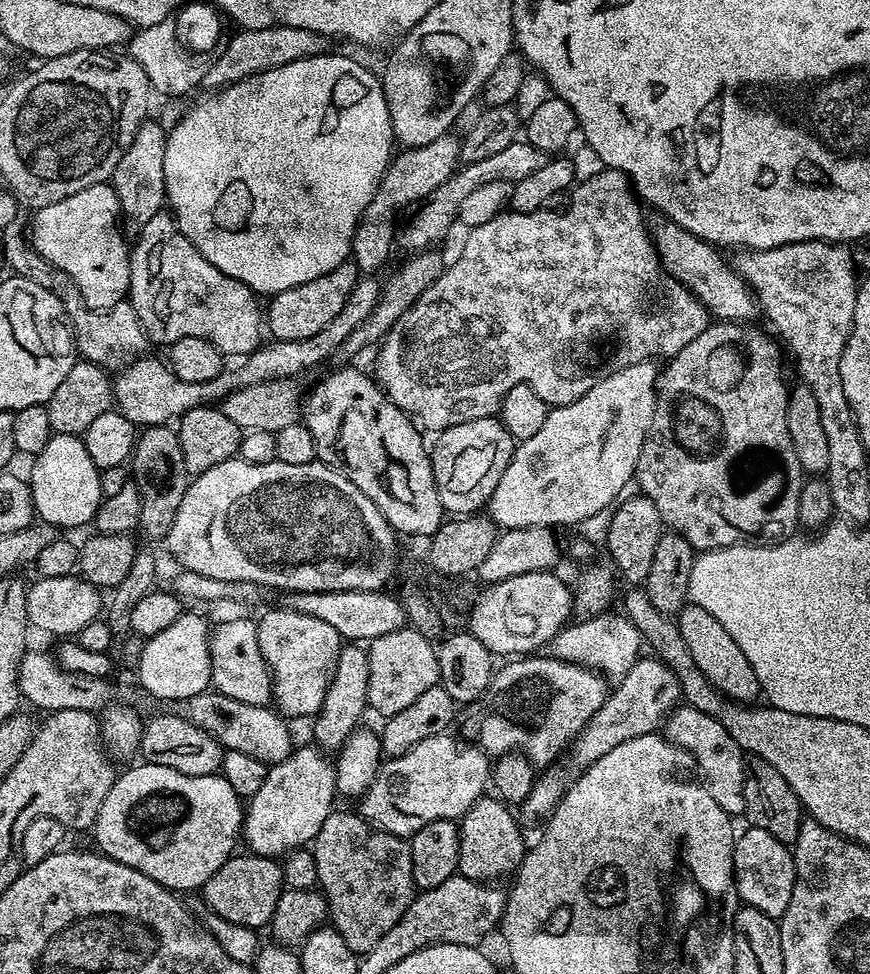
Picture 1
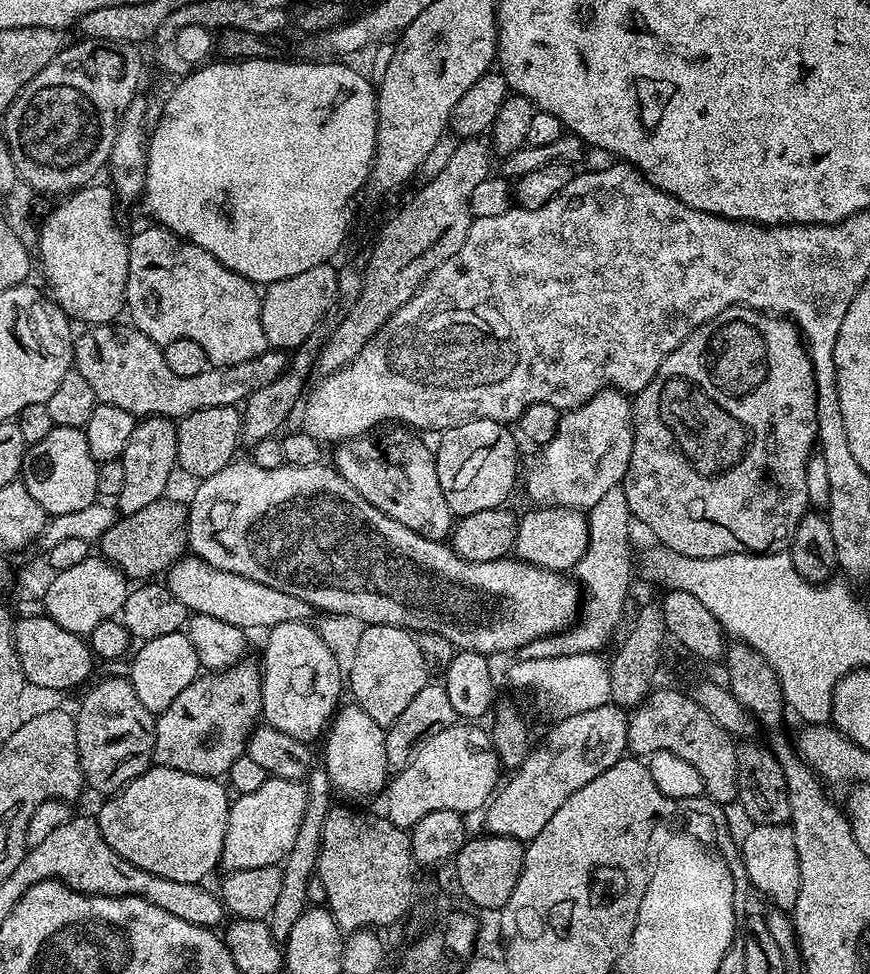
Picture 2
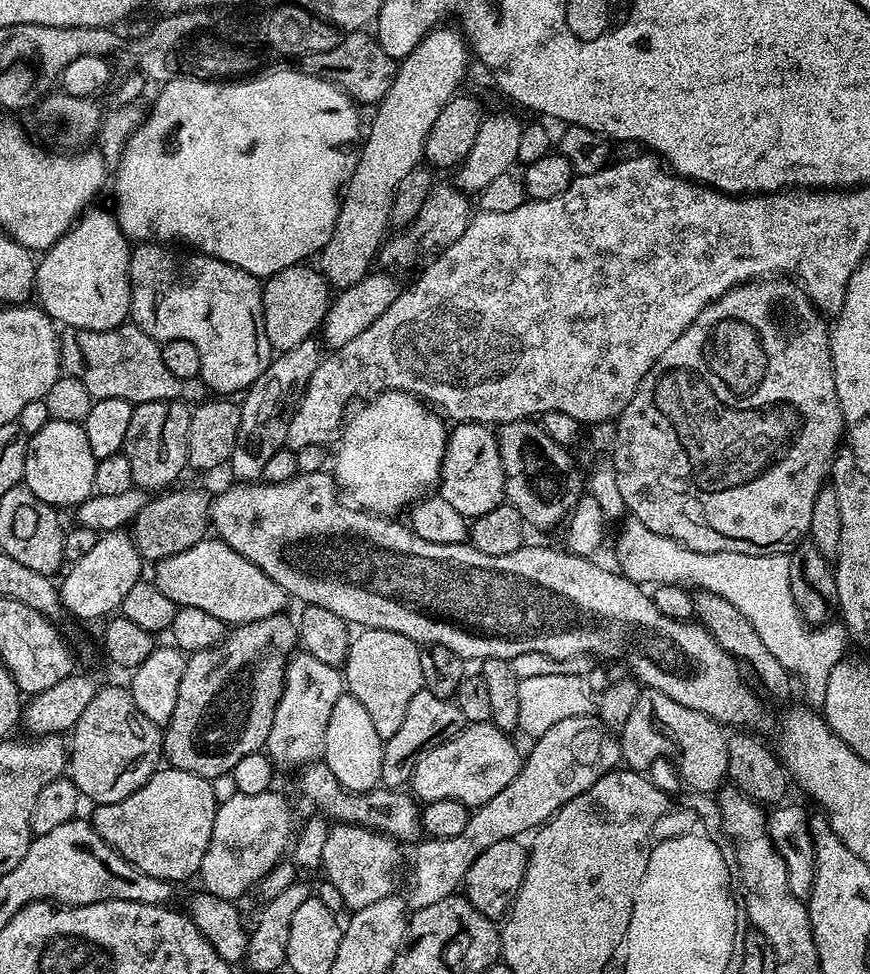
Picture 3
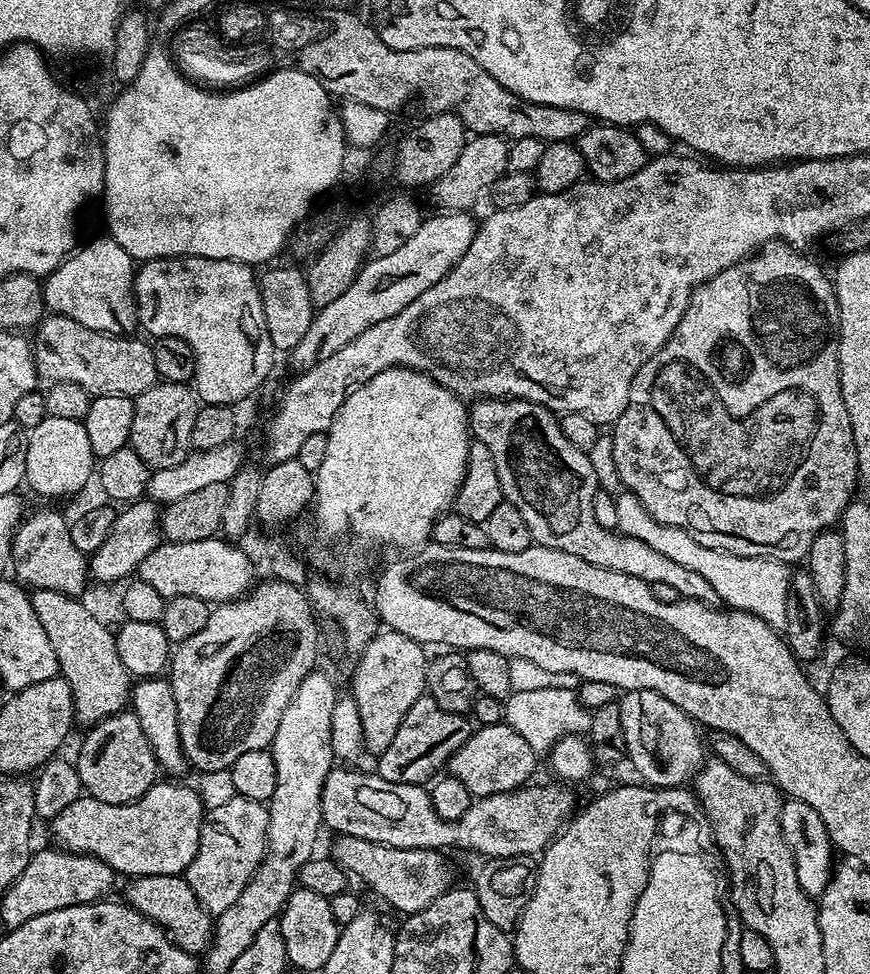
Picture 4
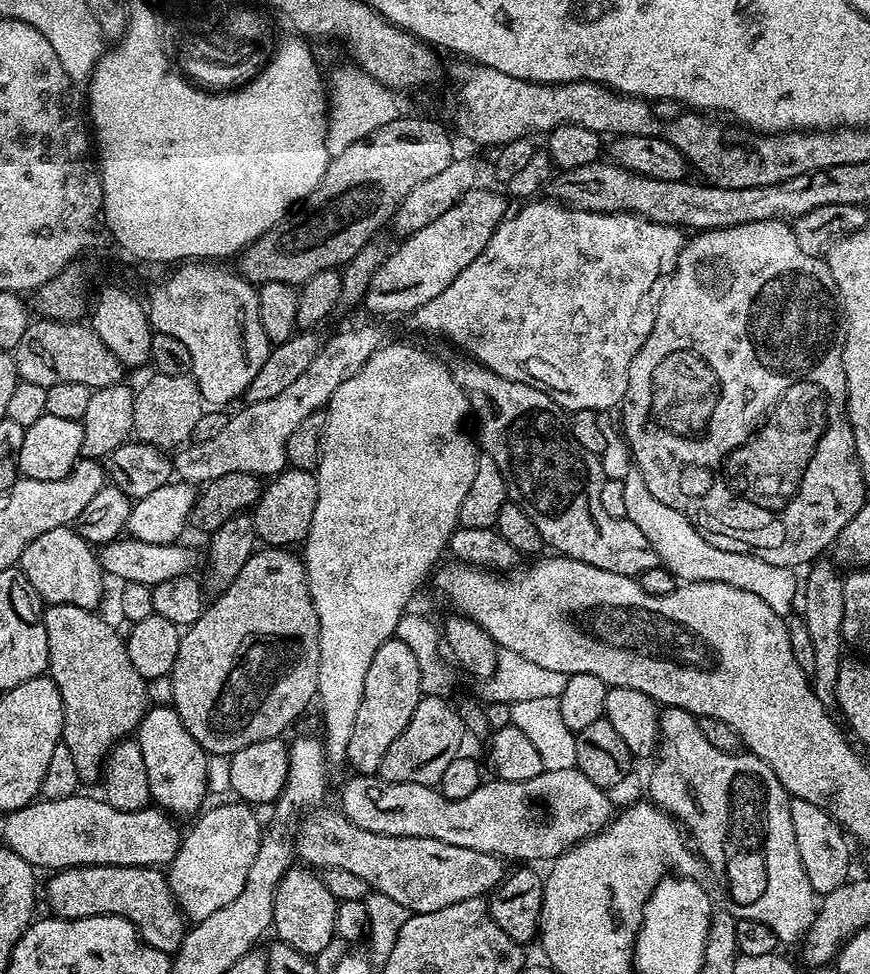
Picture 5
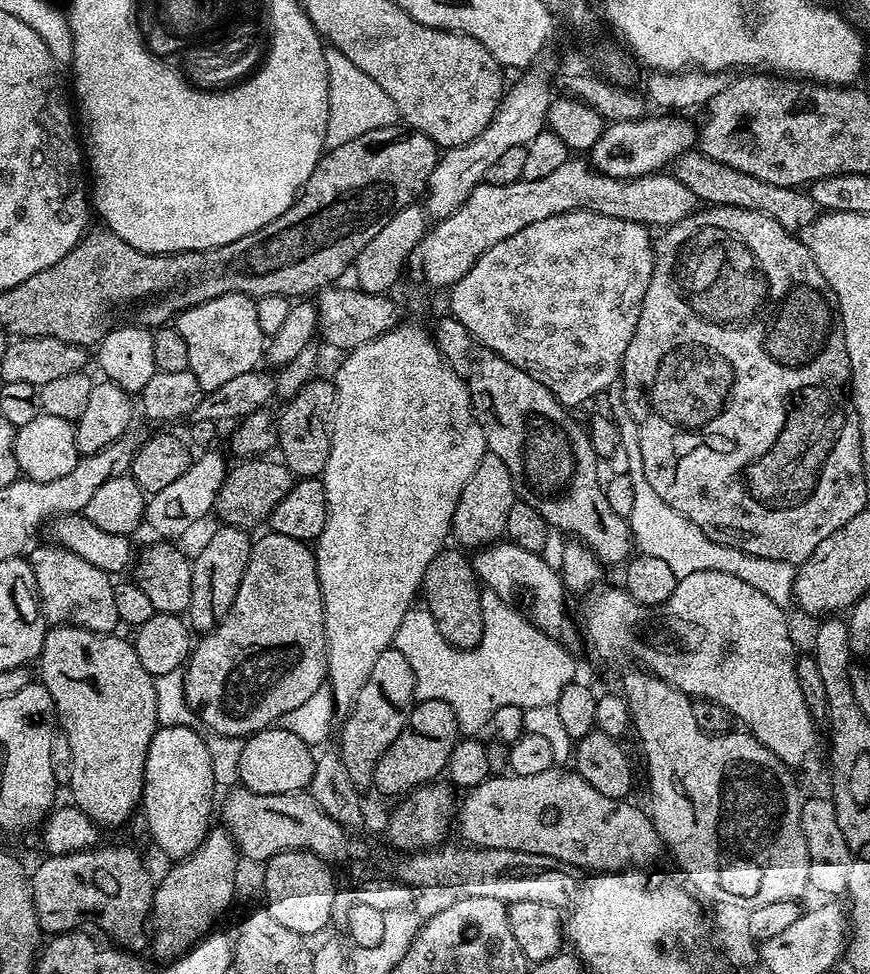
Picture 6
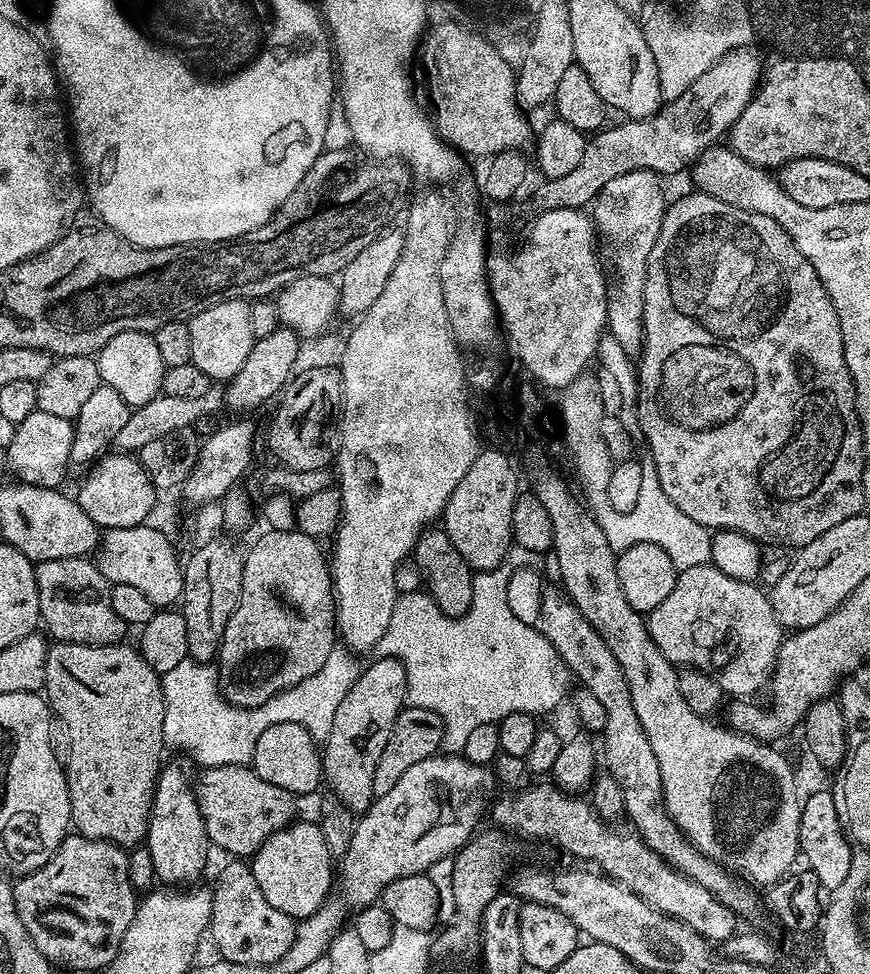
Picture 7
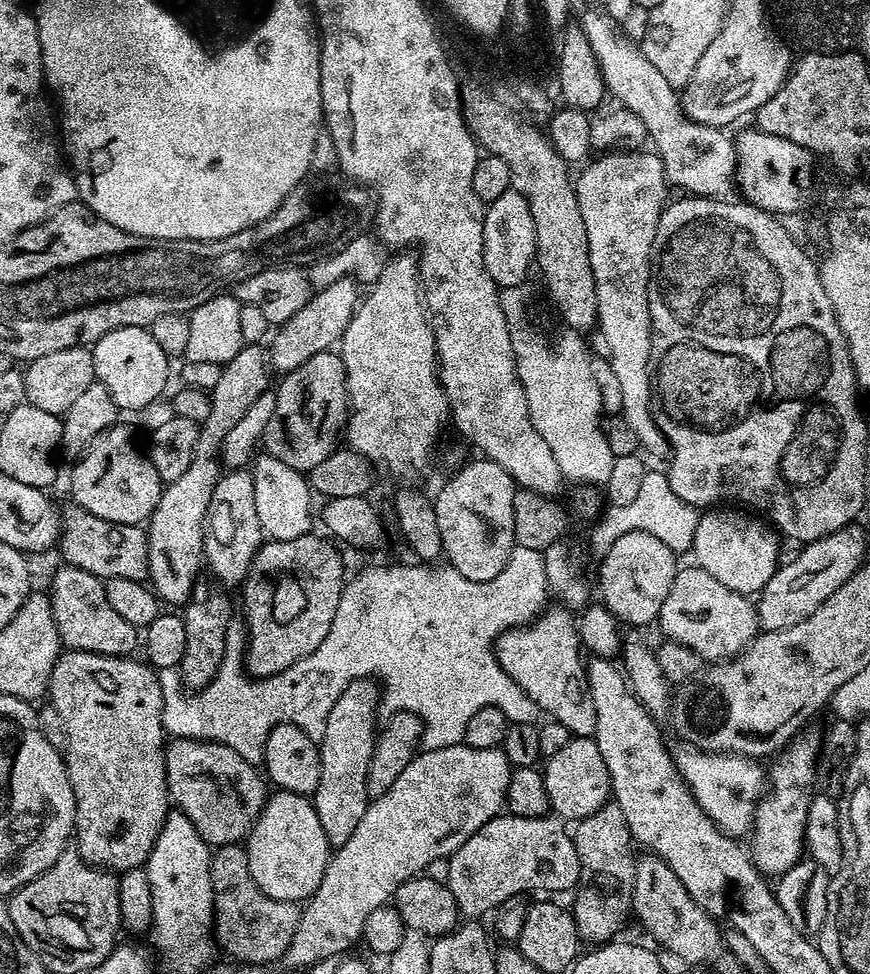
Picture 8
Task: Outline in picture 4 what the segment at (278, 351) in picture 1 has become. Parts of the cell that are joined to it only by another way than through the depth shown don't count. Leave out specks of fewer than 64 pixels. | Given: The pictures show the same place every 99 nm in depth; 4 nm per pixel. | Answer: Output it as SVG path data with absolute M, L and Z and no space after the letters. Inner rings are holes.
M55 314L45 315L36 325L32 341L32 357L37 377L48 382L74 382L85 388L89 396L136 396L157 384L154 354L147 339L131 340L131 335L108 336L95 332L74 318Z

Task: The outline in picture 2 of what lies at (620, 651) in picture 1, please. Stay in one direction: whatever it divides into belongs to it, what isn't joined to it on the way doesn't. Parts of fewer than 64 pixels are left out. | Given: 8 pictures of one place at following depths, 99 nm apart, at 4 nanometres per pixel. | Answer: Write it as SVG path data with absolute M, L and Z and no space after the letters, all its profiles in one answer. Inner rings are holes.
M583 652L558 655L554 658L517 659L509 668L508 676L518 688L544 694L546 702L557 717L573 716L584 710L597 709L611 701L611 669L599 653Z

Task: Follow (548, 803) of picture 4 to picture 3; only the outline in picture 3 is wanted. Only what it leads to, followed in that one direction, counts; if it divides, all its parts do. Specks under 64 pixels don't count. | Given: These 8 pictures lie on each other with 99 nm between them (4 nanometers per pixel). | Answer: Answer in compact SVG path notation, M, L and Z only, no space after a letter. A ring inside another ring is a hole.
M323 760L312 761L299 772L298 784L301 792L327 819L337 823L356 824L391 836L404 842L419 835L419 805L409 794L400 790L375 788L367 792L351 792L336 780Z

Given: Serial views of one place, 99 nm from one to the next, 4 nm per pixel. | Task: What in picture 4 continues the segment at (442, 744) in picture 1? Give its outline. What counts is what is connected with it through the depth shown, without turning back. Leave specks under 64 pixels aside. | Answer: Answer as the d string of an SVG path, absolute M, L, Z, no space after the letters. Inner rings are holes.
M501 722L494 726L477 727L465 744L452 755L446 768L451 776L458 778L458 782L466 786L466 790L470 790L472 797L479 798L503 792L515 792L523 788L533 779L531 776L536 772L536 760L538 760L538 753L531 748L530 743L526 742L525 738L522 738L521 734L510 725Z

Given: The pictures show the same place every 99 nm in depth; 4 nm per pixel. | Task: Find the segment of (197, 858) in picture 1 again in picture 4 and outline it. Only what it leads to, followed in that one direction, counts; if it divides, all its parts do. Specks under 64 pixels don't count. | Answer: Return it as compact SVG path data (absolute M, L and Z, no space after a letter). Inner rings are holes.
M156 782L152 788L142 794L139 800L122 805L110 805L90 795L81 795L79 800L70 802L70 806L62 810L62 814L58 814L51 820L52 836L56 839L53 841L65 852L81 852L98 858L124 878L158 874L179 876L187 873L190 862L194 862L194 854L198 854L198 838L202 834L202 822L206 809L195 787L187 788L186 785L180 784L184 782L168 783L172 784Z

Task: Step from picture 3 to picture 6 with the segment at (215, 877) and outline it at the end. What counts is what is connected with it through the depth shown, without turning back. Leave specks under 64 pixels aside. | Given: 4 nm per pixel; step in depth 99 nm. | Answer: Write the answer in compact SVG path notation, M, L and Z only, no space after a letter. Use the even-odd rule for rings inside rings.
M216 826L196 850L182 860L175 861L172 869L155 885L152 893L152 911L150 913L150 952L156 956L177 958L213 931L216 919L232 904L232 895L236 892L236 860L238 849L223 827Z

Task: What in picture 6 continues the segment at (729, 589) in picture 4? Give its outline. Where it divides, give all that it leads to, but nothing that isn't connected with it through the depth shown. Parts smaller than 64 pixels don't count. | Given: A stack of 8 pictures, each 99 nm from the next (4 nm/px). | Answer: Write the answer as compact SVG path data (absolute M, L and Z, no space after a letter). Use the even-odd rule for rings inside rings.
M628 442L623 445L622 450L628 459L627 476L634 486L634 508L627 516L627 522L632 530L635 547L643 555L662 558L662 562L667 562L670 570L674 570L678 578L689 576L698 570L718 570L742 578L742 582L754 586L754 590L762 590L762 594L766 594L770 602L774 602L782 609L787 609L793 603L792 591L796 581L797 565L782 562L778 558L752 556L740 548L731 548L714 542L701 528L694 526L694 522L678 514L674 506L666 506L666 502L658 498L657 492L650 487L650 482L646 482L646 474L642 470L642 446Z

